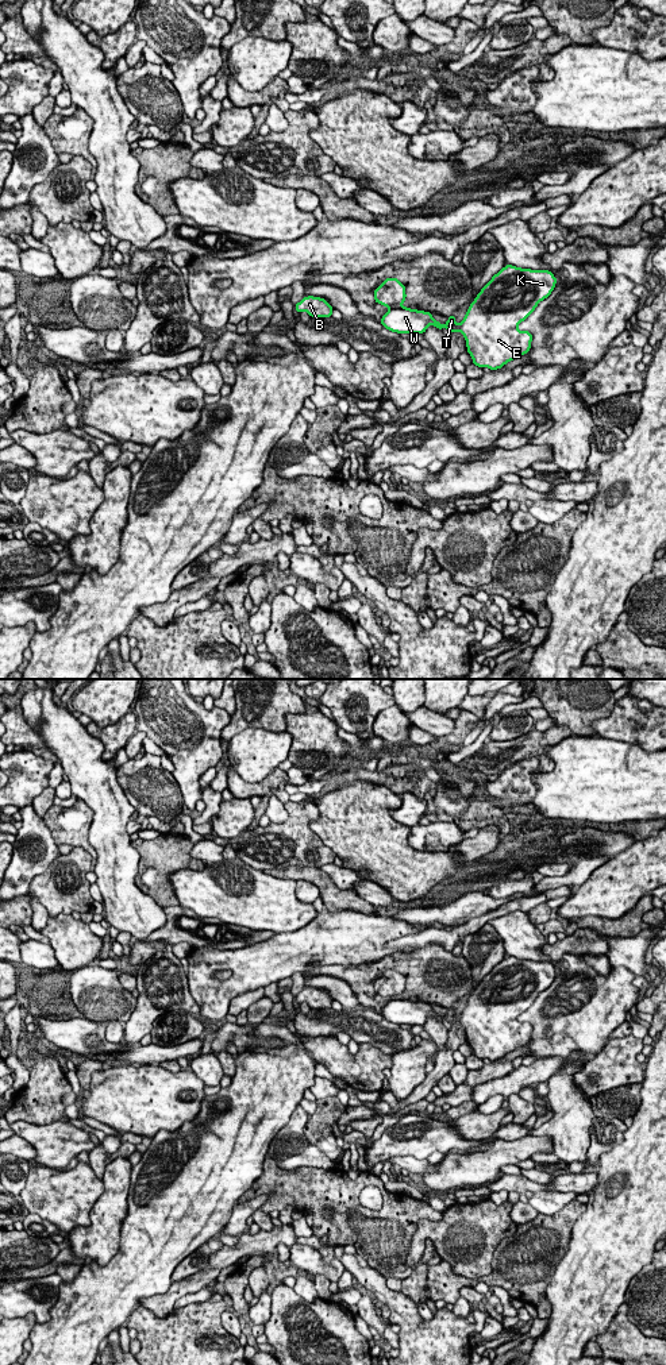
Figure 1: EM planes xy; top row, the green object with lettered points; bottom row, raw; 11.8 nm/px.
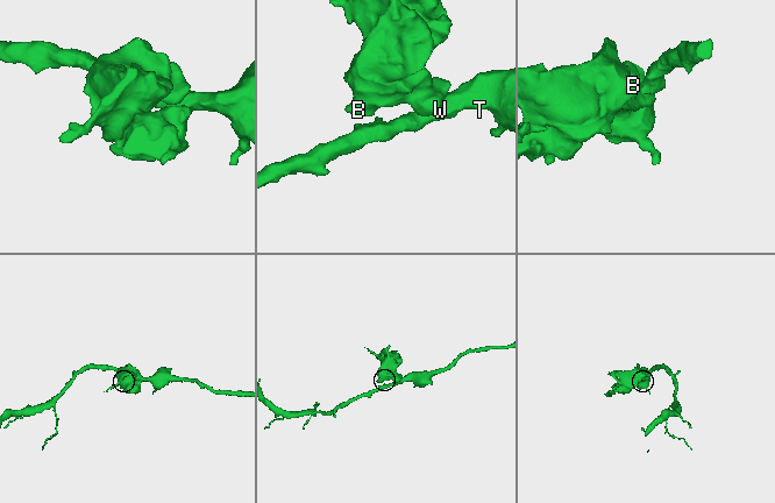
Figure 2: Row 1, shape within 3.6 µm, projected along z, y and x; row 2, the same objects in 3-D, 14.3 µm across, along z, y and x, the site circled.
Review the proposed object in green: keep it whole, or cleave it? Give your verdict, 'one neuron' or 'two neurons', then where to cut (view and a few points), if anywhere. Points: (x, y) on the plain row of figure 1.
two neurons; cut in xy along (397, 997), (389, 999)

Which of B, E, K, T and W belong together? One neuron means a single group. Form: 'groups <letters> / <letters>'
groups B / E K T W

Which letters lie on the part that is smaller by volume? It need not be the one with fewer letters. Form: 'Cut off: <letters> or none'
Cut off: B

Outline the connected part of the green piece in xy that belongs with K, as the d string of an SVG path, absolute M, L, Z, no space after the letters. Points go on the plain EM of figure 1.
M507 956L481 980L459 1015L455 1006L443 1017L430 1003L407 998L389 999L380 1014L397 1025L424 1025L430 1017L459 1022L473 1054L497 1061L530 1042L532 1026L517 1017L551 986L555 975L548 961Z

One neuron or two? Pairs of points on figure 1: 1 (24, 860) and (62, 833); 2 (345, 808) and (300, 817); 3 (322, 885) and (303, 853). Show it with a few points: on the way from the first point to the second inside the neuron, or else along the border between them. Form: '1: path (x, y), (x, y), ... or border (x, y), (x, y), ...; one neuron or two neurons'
1: border (42, 817), (57, 845); two neurons
2: border (314, 802), (319, 816), (310, 828), (326, 844); two neurons
3: border (319, 867), (280, 868); two neurons

